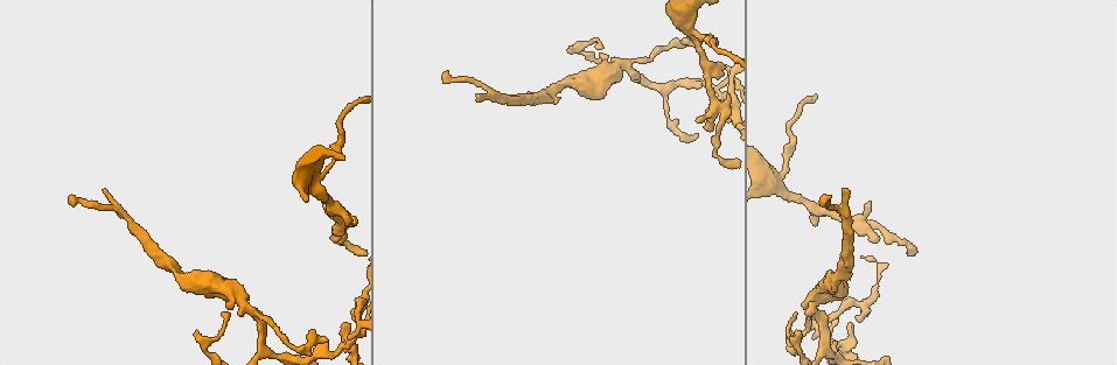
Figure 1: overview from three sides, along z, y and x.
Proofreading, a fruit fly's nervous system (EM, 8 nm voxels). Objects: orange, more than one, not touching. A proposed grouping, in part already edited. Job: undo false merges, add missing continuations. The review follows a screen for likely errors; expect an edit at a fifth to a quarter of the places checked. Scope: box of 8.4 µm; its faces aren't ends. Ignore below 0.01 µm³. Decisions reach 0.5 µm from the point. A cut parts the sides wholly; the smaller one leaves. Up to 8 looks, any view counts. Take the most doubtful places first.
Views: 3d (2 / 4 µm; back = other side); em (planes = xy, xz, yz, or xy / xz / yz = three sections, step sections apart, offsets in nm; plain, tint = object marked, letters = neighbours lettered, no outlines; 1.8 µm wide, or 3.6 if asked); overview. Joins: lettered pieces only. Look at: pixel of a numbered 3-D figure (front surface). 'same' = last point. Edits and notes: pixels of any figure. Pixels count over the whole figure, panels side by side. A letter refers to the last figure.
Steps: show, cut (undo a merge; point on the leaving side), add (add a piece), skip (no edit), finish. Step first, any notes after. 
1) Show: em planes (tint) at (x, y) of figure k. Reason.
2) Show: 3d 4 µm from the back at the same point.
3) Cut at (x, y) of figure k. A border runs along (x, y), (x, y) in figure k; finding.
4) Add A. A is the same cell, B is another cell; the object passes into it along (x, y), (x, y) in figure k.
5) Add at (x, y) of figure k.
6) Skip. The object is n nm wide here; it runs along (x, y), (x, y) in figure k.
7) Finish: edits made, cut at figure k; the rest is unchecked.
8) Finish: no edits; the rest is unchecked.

Show: em planes (tint) at (863, 226) of figure 1. Branch point.

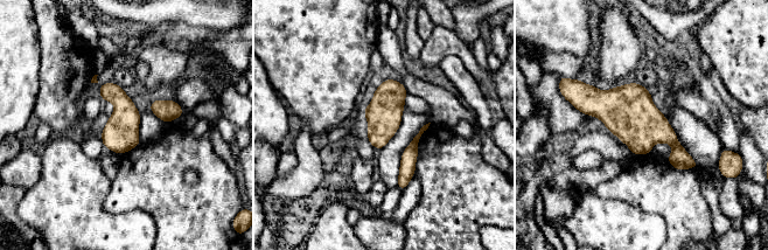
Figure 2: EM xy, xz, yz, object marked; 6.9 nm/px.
Show: em planes (letters) at the same point.

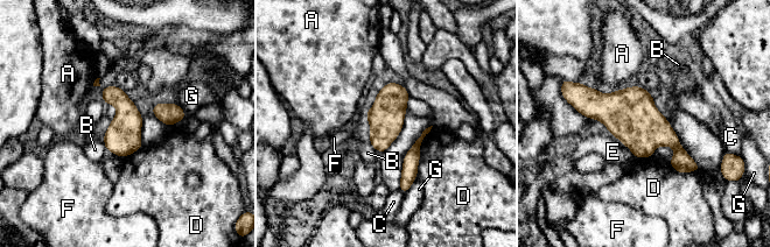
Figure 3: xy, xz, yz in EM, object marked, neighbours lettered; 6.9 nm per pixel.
Skip. A, B, C, D, E, F and G are other cells; continuous, no second neuron.

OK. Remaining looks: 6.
Show: 3d 2 µm at (719, 87) of figure 1. Branch point.

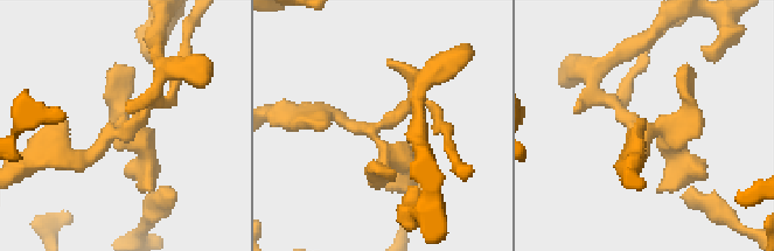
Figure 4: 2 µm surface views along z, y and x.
Show: em yz step 16 (letters) at (118, 135) of figure 4. Now the EM.

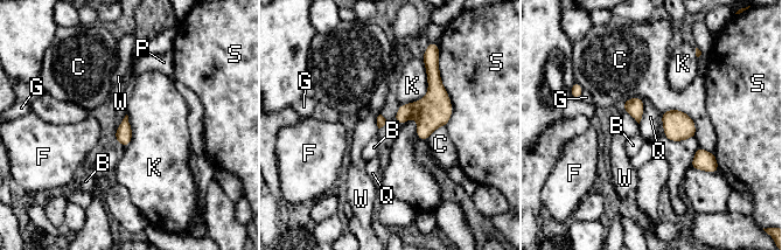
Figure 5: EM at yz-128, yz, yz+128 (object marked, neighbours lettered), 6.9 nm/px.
Skip. The longest contact is with S, 460 nm; B, C, F, G, K, P, Q, S and W are other cells; a border runs along (423, 58), (427, 92), (400, 105) in figure 5; continuous, no second neuron.

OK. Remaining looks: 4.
Show: 3d 4 µm at (443, 78) of figure 1. Thin end.

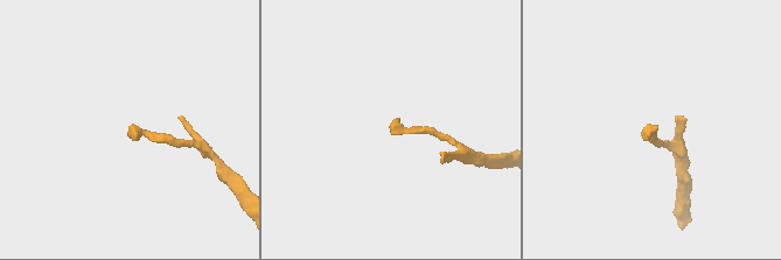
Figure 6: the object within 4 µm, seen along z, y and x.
Show: em yz step 16 (letters) at (129, 133) of figure 6. Shape alone is not enough.

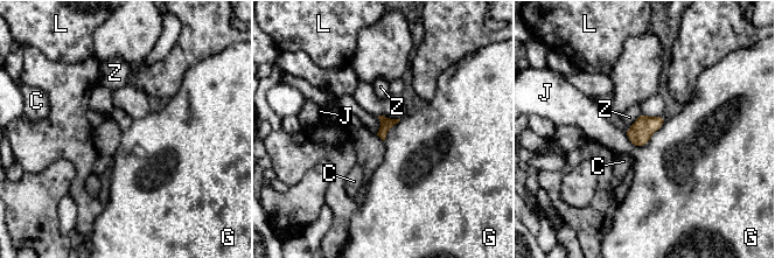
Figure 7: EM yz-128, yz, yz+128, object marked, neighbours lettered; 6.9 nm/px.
Show: em planes (letters) at the same point.

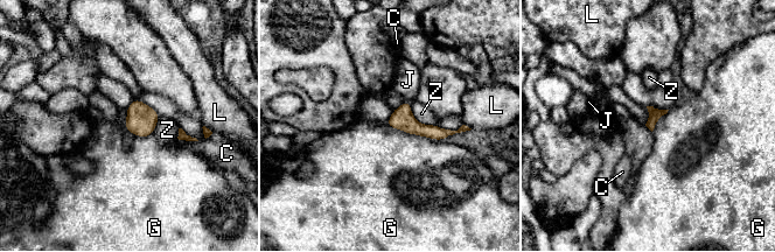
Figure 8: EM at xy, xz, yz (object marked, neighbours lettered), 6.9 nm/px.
Skip. C, G, J, L and Z are other cells; a border runs along (386, 123), (409, 133), (442, 140) in figure 8; none of them fits.

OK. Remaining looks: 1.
Finish: no edits; the rest is unchecked.

